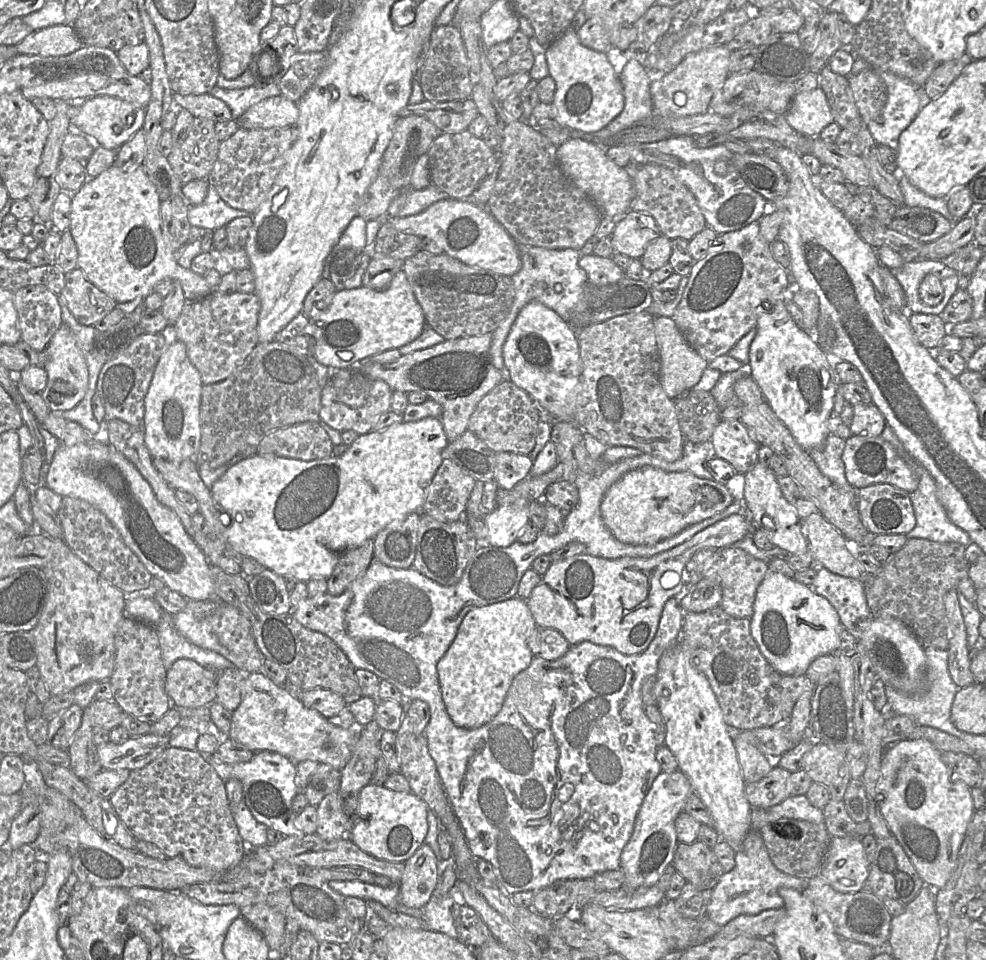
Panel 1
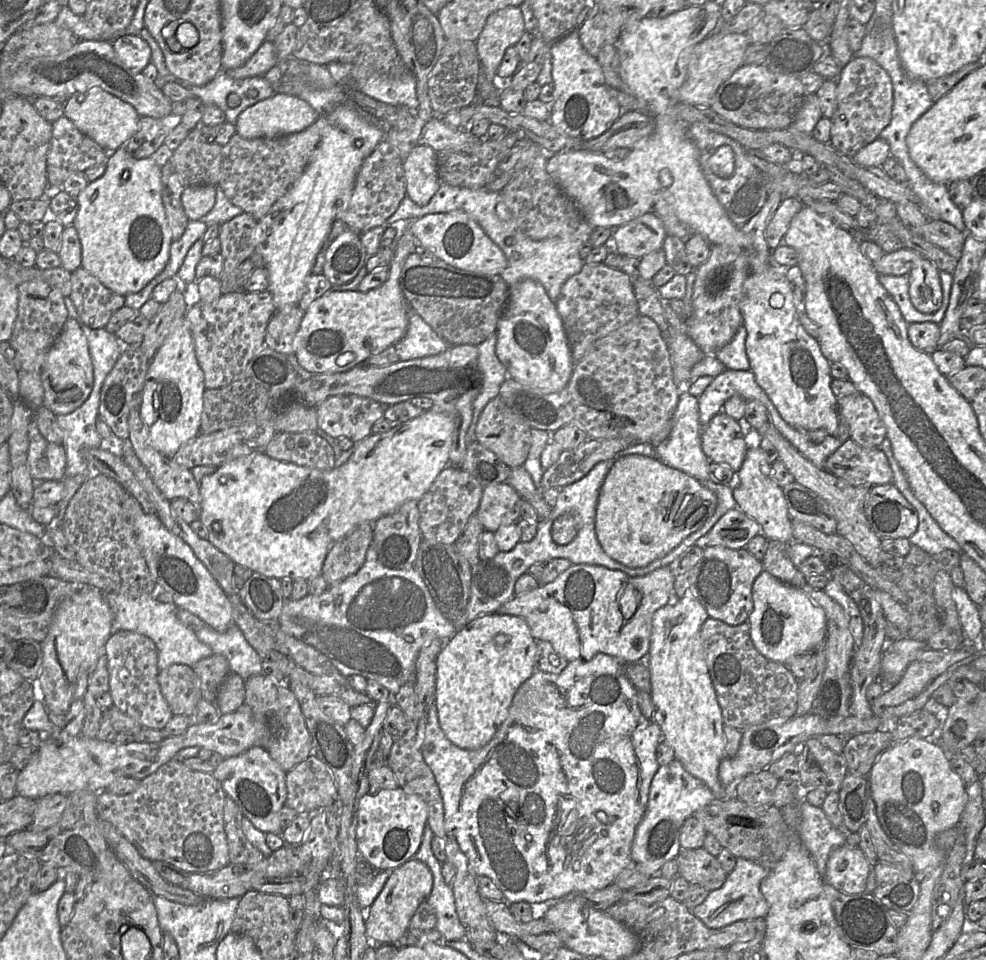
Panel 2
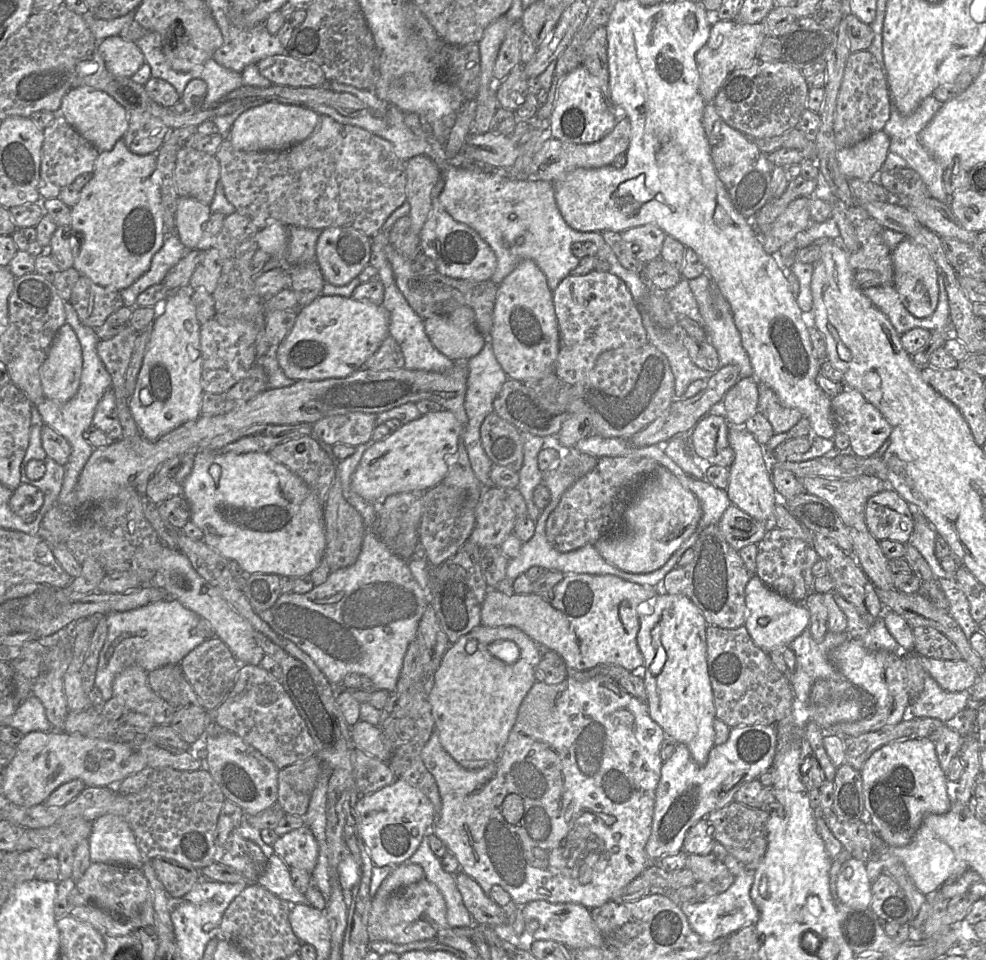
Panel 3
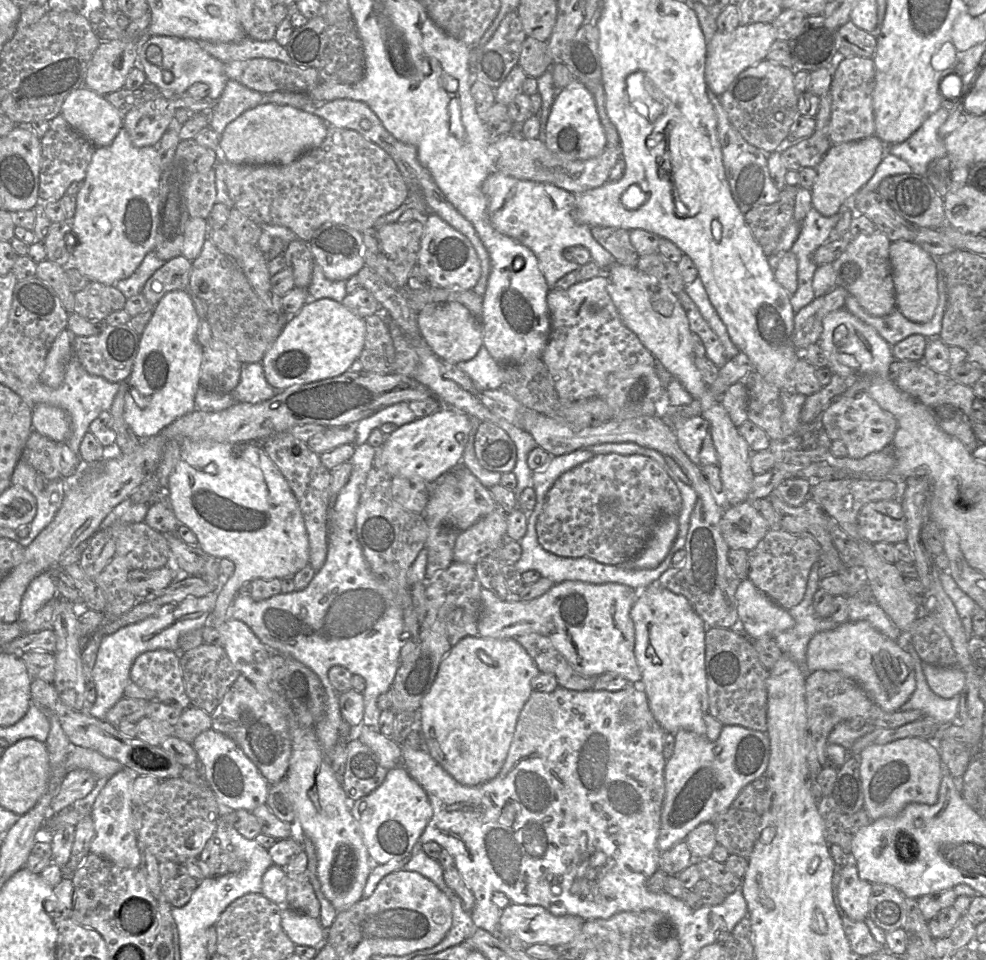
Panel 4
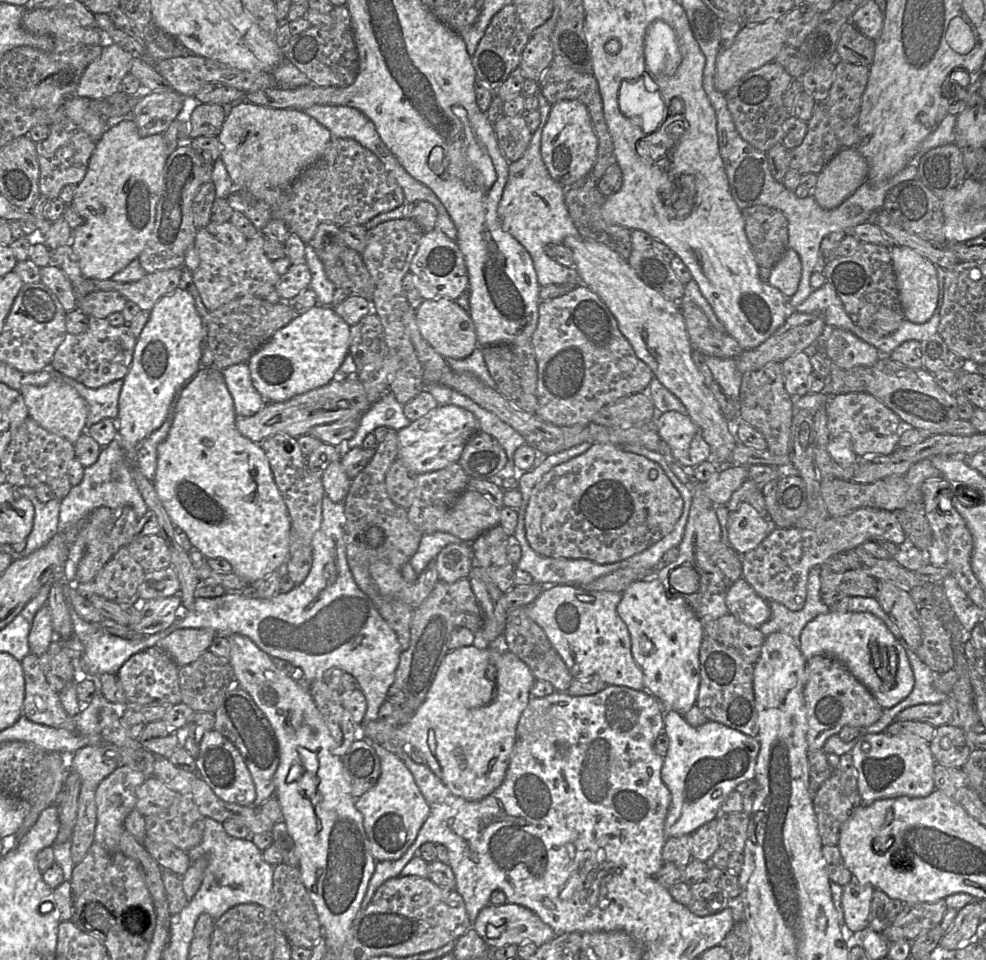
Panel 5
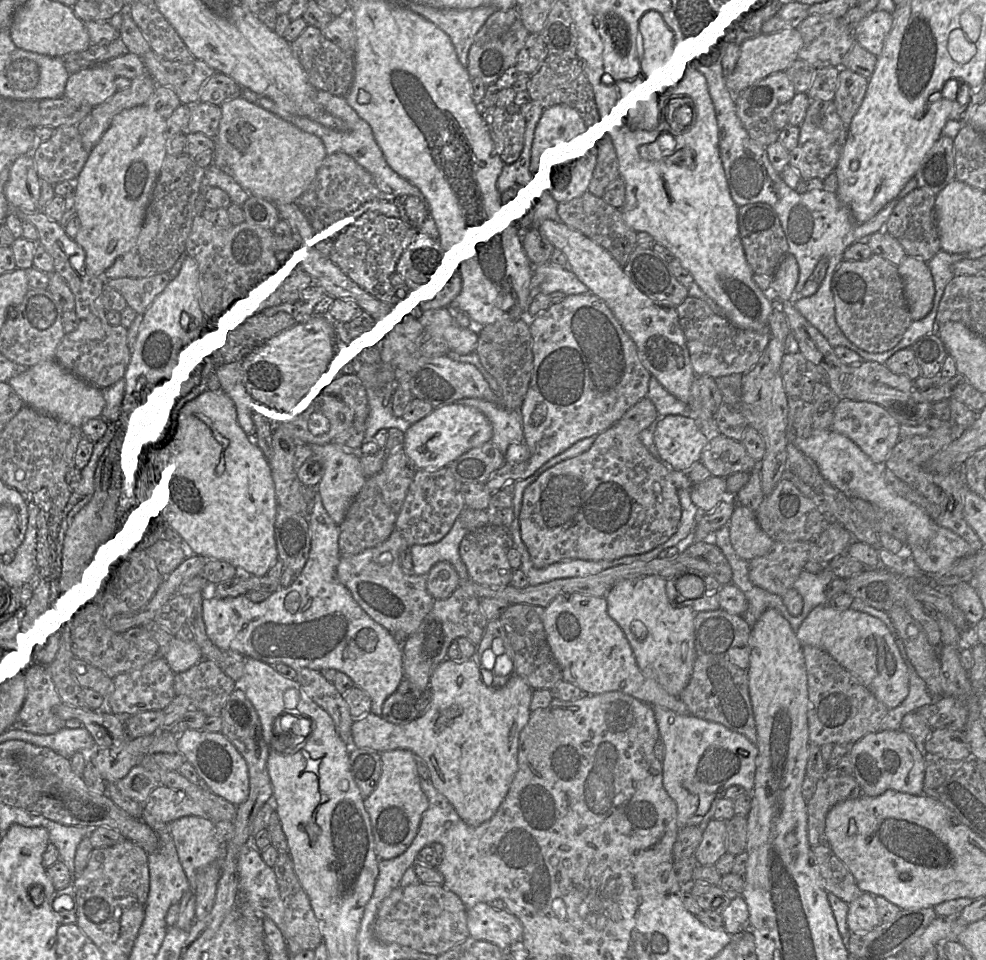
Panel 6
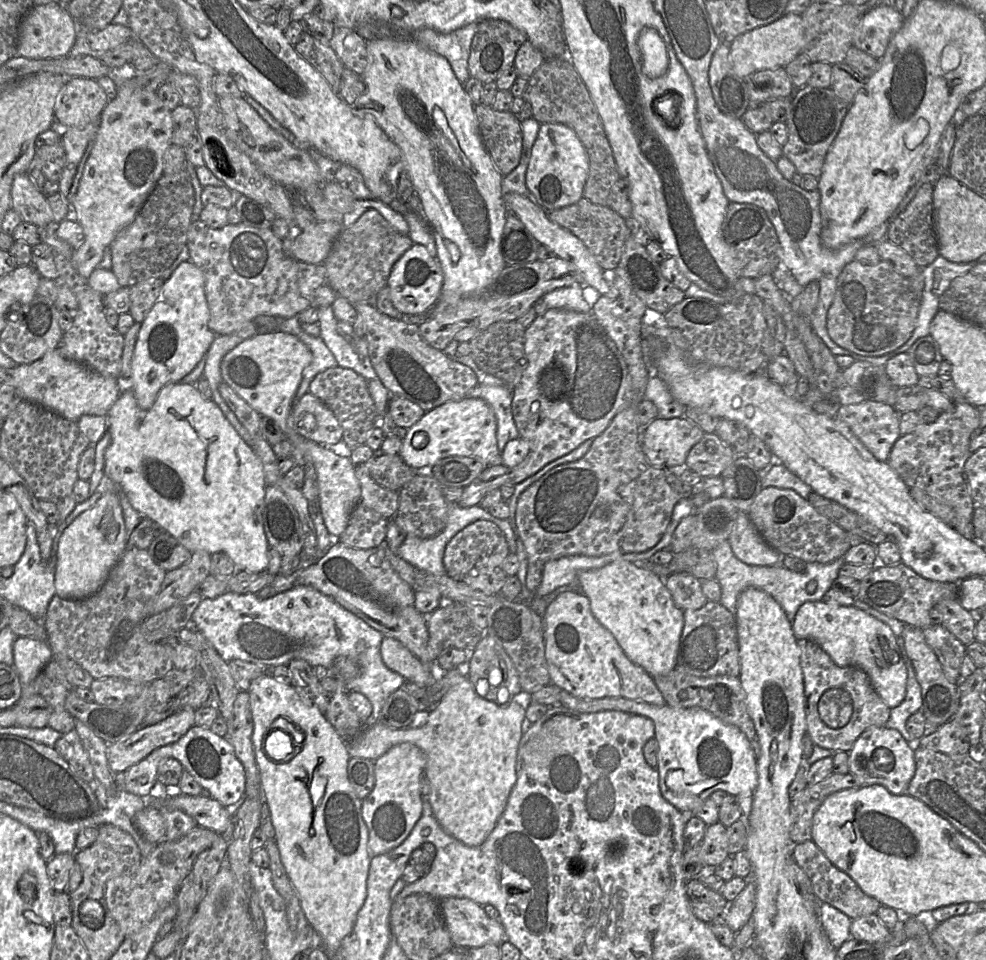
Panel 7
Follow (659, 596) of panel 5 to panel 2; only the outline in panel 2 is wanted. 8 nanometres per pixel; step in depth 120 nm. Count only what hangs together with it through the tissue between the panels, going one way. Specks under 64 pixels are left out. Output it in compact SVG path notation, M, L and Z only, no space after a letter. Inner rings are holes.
M683 596L680 600L674 605L665 605L659 608L653 615L652 619L652 633L650 638L650 648L649 648L649 662L648 662L648 669L651 673L651 699L654 704L654 714L653 714L653 721L661 730L662 733L662 740L665 740L670 747L673 748L675 758L680 761L683 765L685 770L689 772L691 775L699 779L703 782L712 792L715 797L715 800L723 800L726 798L736 798L736 797L728 797L727 790L721 784L719 777L718 777L718 768L719 764L722 759L726 756L725 752L725 737L724 737L724 722L722 718L721 708L718 704L716 693L712 684L712 680L709 674L709 670L707 667L707 663L705 660L704 649L701 640L701 627L706 619L709 617L706 609L704 606L696 600L693 596Z

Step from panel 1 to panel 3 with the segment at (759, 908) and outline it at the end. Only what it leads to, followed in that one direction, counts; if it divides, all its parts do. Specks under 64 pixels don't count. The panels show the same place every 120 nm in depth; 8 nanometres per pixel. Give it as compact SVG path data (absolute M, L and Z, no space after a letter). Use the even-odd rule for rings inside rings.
M745 869L735 877L734 883L723 893L706 902L681 903L680 907L687 916L691 928L705 941L711 942L727 938L748 925L755 925L759 919L759 910L753 902L750 891L755 878L755 870Z

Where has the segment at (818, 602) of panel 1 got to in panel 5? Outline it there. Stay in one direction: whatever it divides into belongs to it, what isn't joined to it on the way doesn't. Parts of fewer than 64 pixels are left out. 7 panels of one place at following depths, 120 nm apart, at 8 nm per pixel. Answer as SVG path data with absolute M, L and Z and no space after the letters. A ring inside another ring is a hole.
M744 578L731 584L726 595L726 606L730 614L753 628L759 628L771 616L768 601L757 595Z

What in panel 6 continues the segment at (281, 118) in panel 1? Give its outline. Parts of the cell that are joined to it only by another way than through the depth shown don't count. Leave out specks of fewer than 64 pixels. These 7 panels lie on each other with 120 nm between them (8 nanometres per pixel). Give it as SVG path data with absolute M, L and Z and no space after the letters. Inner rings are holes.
M243 97L225 101L215 146L223 150L227 172L250 196L276 203L296 203L327 157L322 140L250 103Z

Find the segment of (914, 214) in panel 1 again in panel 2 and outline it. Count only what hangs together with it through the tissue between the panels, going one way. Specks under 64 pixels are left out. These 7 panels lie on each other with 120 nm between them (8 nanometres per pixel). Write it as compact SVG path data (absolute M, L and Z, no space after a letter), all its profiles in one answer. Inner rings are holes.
M928 219L922 227L922 238L944 252L959 259L964 246L965 233L939 219Z

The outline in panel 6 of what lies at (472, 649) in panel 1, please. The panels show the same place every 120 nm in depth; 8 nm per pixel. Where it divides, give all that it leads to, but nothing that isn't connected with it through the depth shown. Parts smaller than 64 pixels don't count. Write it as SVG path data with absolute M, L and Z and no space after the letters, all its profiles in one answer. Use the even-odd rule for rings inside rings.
M447 658L435 668L429 688L432 700L428 710L408 724L392 724L372 713L355 719L350 747L368 748L378 753L399 749L412 752L418 760L425 762L430 781L452 805L460 819L469 826L479 826L495 814L517 771L519 736L530 717L533 689L517 674L511 674L503 686L487 686L473 659L455 662Z

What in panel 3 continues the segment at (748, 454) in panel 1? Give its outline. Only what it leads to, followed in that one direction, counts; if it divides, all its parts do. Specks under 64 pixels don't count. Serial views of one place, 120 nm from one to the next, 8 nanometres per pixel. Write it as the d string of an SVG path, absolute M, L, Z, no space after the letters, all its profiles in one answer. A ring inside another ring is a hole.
M707 414L690 431L691 445L704 465L729 468L735 453L728 442L730 424L723 415Z

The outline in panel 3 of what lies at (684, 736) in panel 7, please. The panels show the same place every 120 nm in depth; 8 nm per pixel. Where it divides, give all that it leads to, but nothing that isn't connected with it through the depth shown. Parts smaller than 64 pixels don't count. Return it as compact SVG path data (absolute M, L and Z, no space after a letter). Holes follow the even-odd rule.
M751 725L731 728L727 742L714 746L704 766L697 765L688 748L678 744L661 769L655 792L651 833L645 851L651 863L683 850L688 830L714 810L732 801L740 787L757 779L774 762L777 750L777 731L772 725Z

